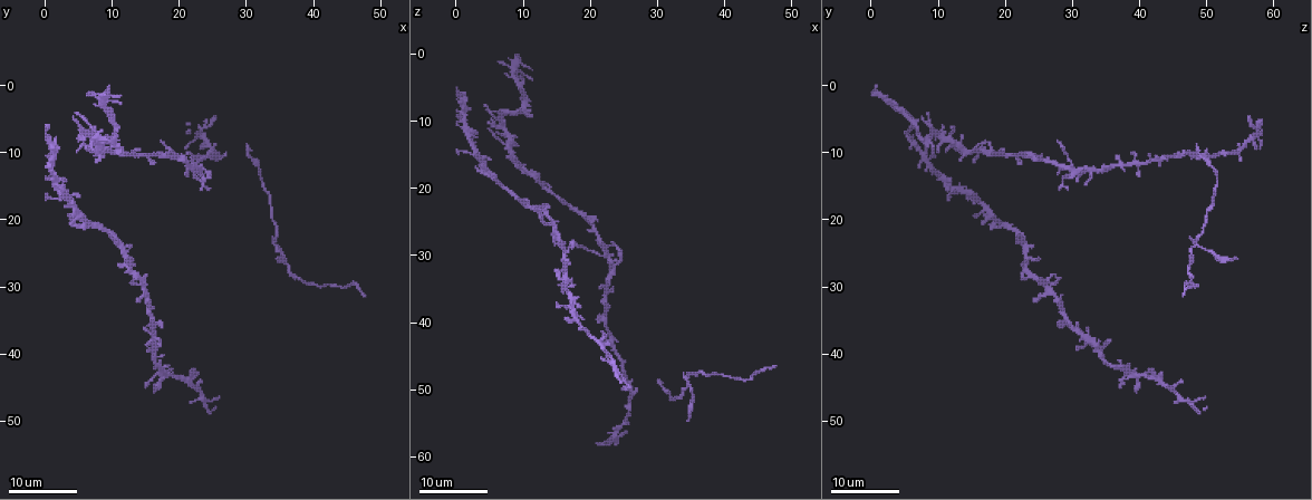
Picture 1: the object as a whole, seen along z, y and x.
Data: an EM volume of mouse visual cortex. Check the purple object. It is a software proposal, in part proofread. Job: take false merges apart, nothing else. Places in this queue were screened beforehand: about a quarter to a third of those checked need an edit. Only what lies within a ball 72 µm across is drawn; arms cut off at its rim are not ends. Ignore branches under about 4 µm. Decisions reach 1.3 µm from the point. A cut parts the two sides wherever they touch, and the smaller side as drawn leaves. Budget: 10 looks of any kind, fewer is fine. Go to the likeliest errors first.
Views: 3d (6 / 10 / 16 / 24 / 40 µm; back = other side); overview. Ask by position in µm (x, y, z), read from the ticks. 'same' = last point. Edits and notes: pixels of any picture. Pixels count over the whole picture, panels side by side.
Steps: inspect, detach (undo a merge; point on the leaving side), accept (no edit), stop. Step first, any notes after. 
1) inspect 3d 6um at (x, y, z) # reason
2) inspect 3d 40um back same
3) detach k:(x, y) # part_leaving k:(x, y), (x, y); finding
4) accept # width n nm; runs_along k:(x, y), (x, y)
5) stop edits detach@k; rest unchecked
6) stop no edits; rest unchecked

inspect 3d 24um at (34.5, 24.0, 48.0) # four-way junction

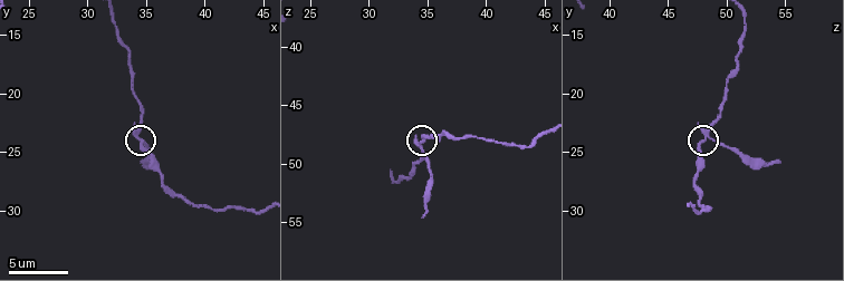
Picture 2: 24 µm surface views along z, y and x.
inspect 3d 6um at (34.2, 23.6, 48.2)

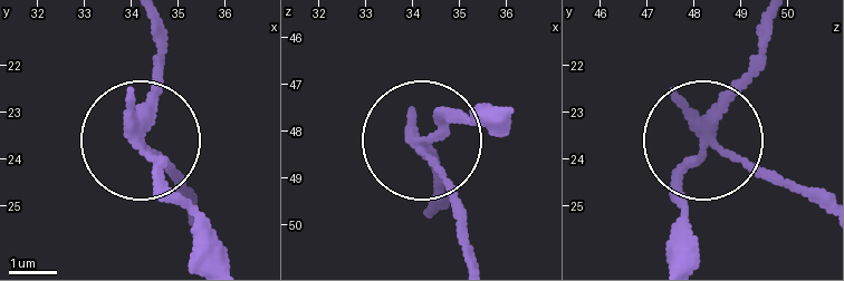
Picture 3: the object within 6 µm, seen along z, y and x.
detach 3:(453, 187) # side_arm 7 um; part_leaving 3:(412, 146), (460, 214), (469, 262); a second neuron is stuck on

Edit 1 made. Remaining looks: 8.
inspect overview

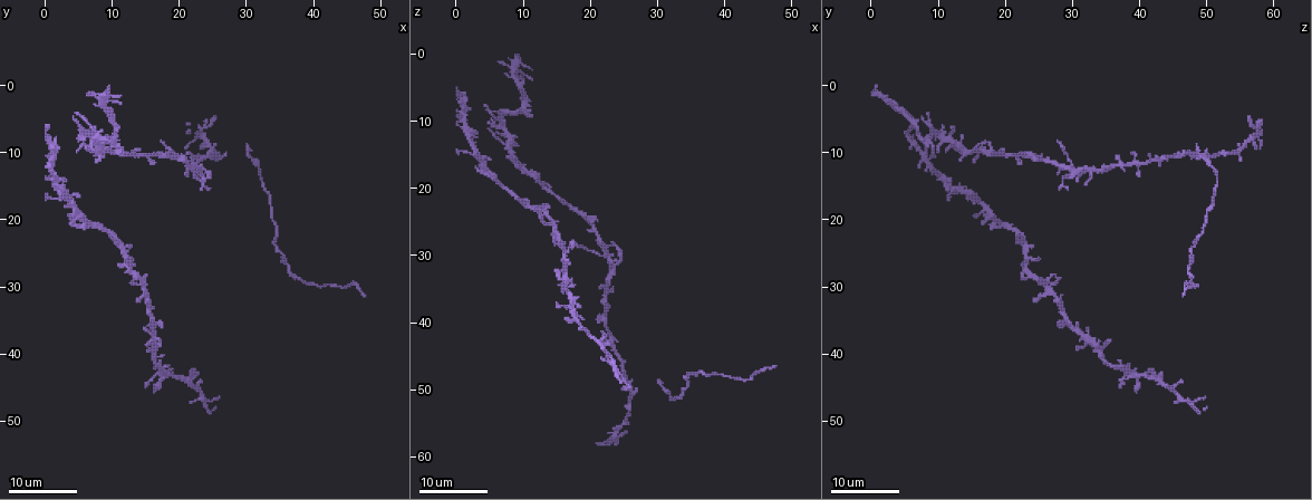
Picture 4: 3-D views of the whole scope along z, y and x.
inspect 3d 16um at (6.0, 7.0, 10.0) # four or more arms meet

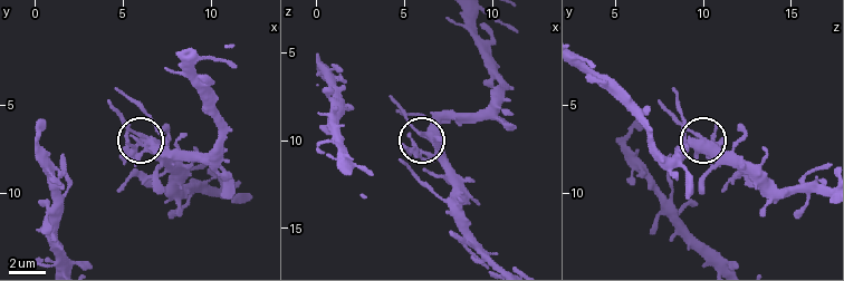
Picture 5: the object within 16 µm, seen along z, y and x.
inspect 3d 10um at (5.4, 7.4, 10.2)

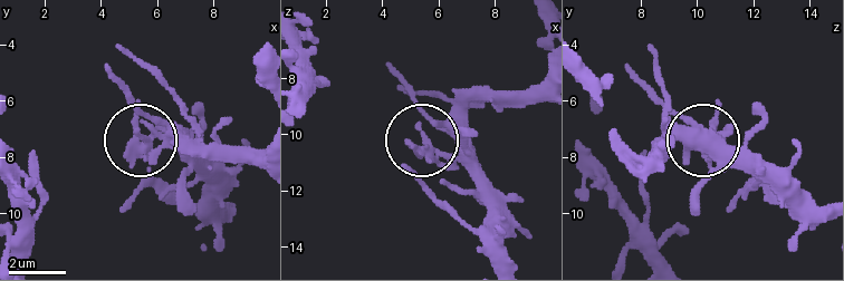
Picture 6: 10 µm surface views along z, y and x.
accept # width 230 nm; one neuron here

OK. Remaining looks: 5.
inspect 3d 24um at (22.5, 13.0, 30.0) # looks like a crossing

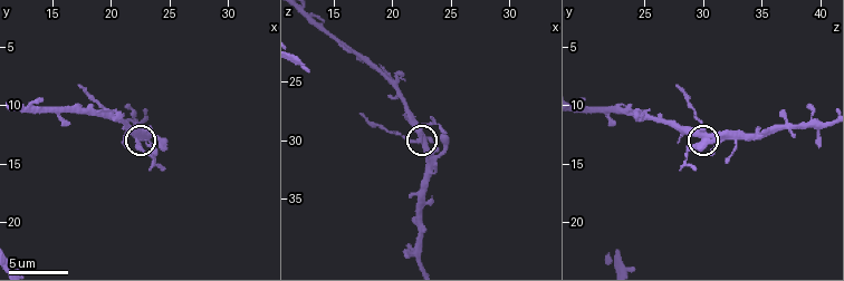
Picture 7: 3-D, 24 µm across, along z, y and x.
inspect 3d 10um at (22.4, 13.2, 30.2)

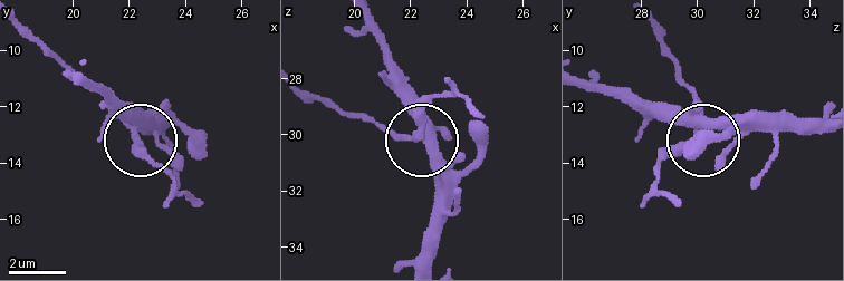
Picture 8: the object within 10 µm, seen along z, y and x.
detach 8:(662, 148) # arms 4; part_leaving 8:(412, 136), (299, 94); two neurons meet here

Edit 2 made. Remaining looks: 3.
inspect 3d 24um at (23.5, 7.0, 57.5)

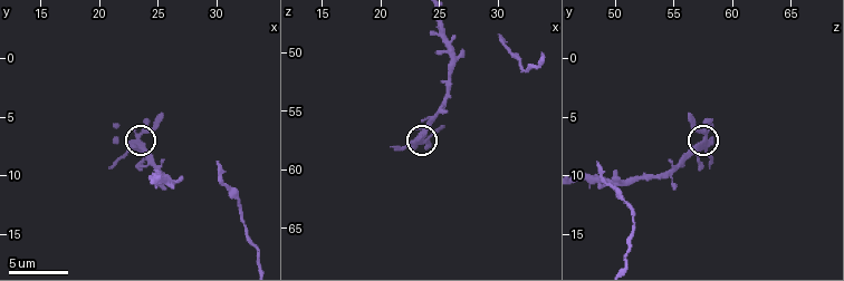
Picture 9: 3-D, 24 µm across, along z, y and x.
inspect 3d 6um at (23.4, 6.6, 57.6) # zoom in

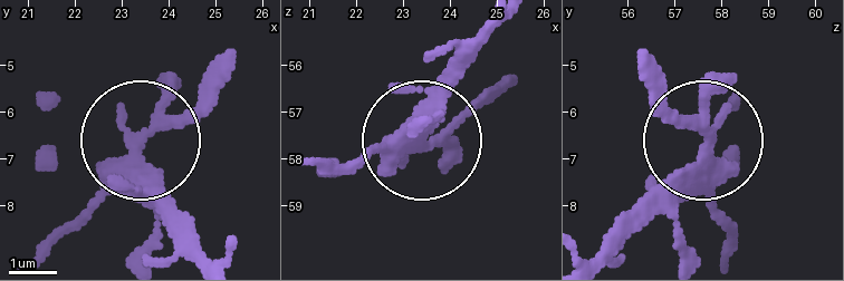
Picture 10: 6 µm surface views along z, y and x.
accept # arms 4; continuous, no second neuron

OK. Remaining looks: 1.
inspect 3d 16um at (26.6, 10.4, 50.2)

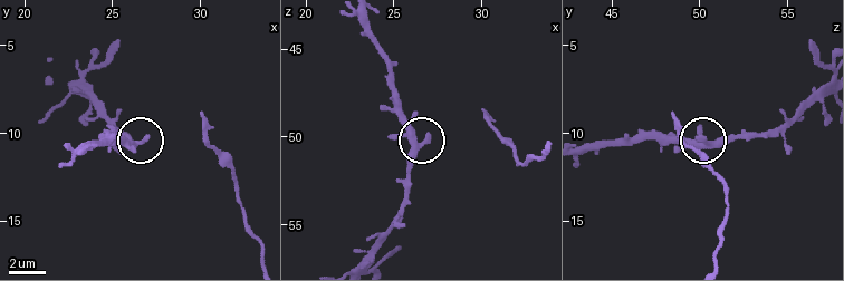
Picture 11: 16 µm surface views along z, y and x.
accept # width 380 nm; runs_along 11:(583, 151), (614, 146), (633, 137), (718, 142), (744, 137); one neuron here

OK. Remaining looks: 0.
stop edits detach@3, detach@8; rest unchecked

